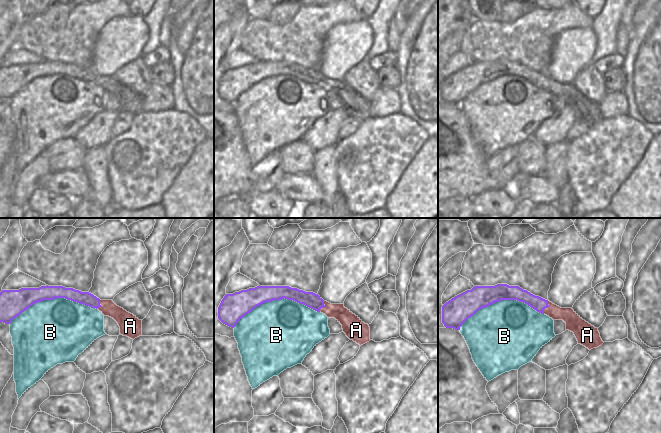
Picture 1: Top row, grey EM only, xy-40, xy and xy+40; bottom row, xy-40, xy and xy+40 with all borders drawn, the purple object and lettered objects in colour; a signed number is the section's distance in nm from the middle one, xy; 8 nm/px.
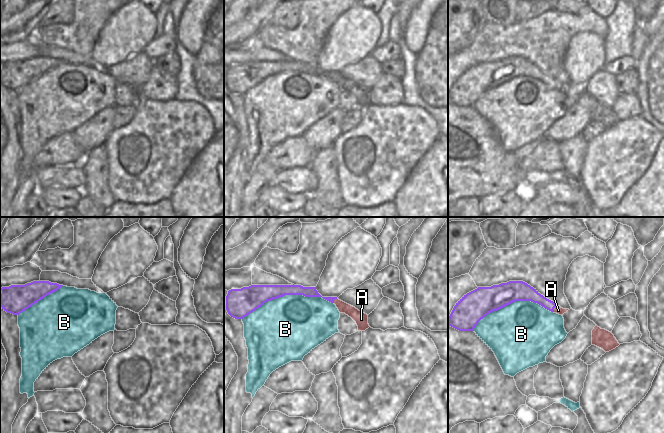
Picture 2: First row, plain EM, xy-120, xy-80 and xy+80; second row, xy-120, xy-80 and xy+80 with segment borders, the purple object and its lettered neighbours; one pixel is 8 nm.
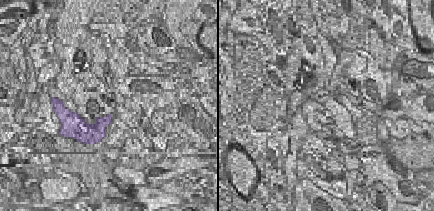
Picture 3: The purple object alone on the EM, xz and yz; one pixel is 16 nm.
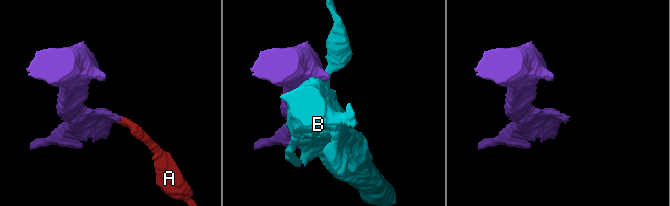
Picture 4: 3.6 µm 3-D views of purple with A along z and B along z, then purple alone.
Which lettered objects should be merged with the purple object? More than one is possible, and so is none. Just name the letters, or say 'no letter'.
no letter.

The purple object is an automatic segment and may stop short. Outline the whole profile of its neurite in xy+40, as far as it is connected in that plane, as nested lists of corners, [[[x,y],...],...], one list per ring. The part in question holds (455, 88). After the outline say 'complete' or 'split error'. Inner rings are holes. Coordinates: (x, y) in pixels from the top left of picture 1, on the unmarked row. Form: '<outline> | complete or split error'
[[[497,60],[495,62],[474,62],[442,82],[442,99],[446,104],[460,106],[460,103],[481,84],[501,76],[517,76],[544,90],[548,76],[535,72],[519,62]]] | complete

